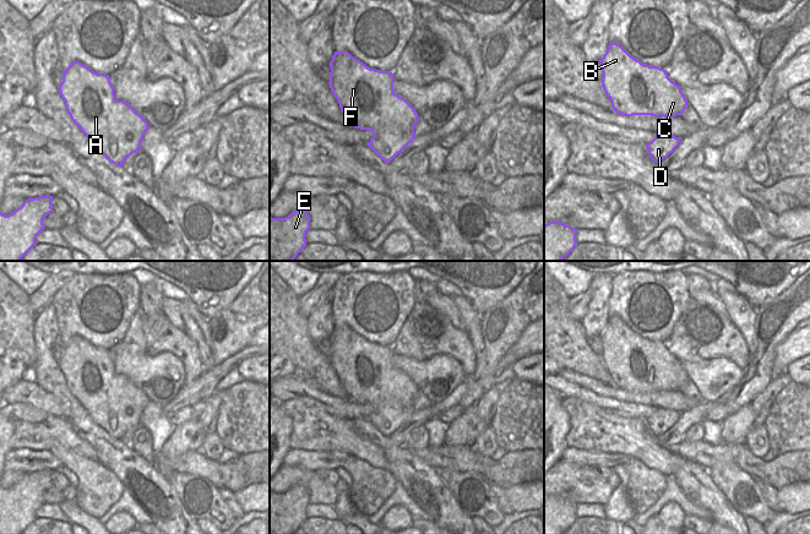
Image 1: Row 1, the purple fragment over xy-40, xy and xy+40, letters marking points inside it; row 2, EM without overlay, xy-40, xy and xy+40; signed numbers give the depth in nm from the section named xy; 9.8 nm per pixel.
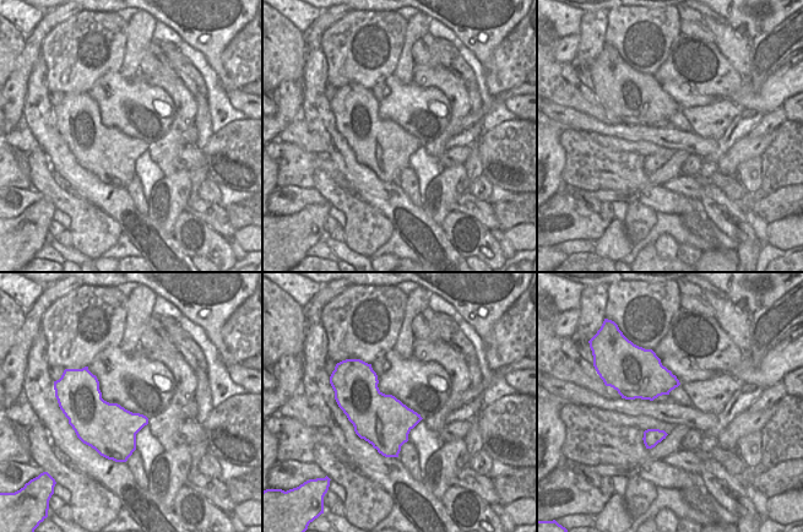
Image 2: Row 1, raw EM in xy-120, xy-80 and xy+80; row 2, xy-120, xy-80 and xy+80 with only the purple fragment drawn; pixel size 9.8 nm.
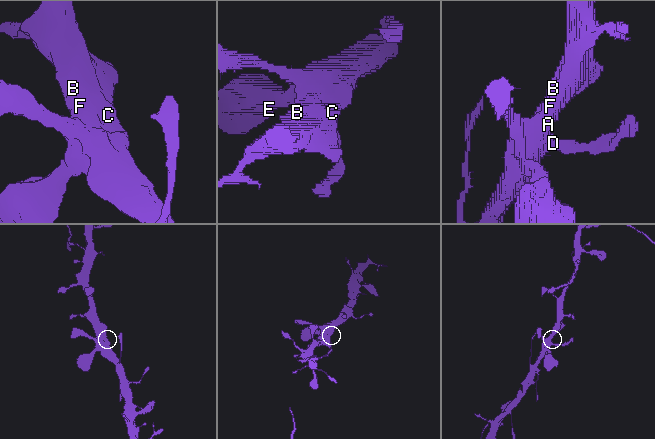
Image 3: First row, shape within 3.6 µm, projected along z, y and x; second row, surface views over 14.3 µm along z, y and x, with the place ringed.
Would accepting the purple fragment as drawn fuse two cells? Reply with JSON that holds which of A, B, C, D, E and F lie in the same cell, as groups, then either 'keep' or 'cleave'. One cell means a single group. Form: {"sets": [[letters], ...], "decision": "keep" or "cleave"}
{"sets": [["A", "B", "C", "D", "E", "F"]], "decision": "keep"}

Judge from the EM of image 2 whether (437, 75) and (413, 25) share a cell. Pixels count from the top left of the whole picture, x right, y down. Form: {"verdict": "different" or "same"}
{"verdict": "different"}

